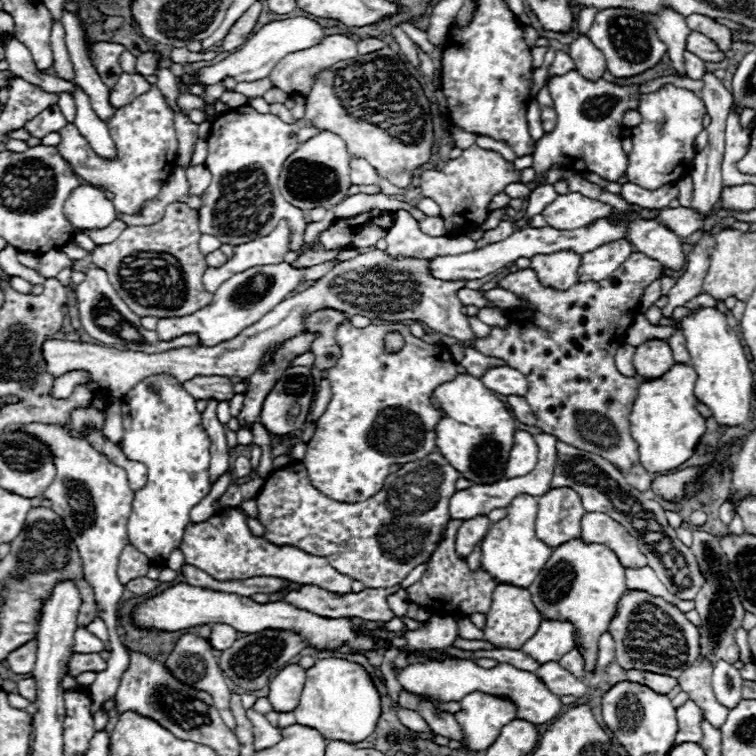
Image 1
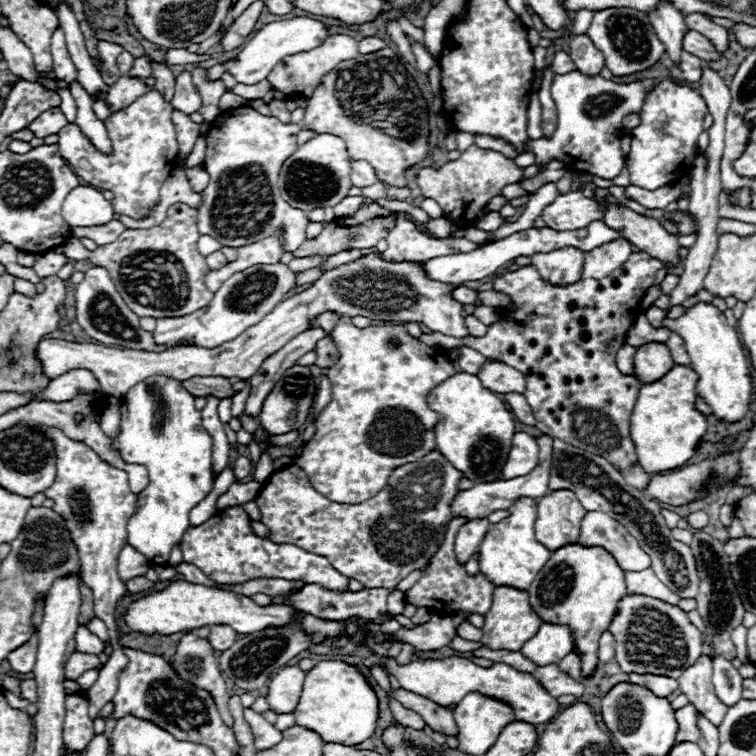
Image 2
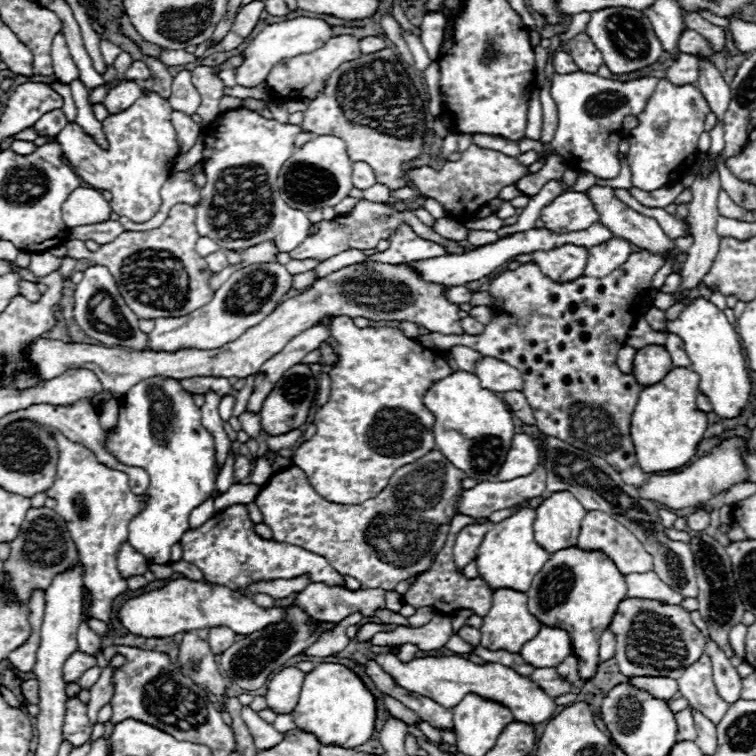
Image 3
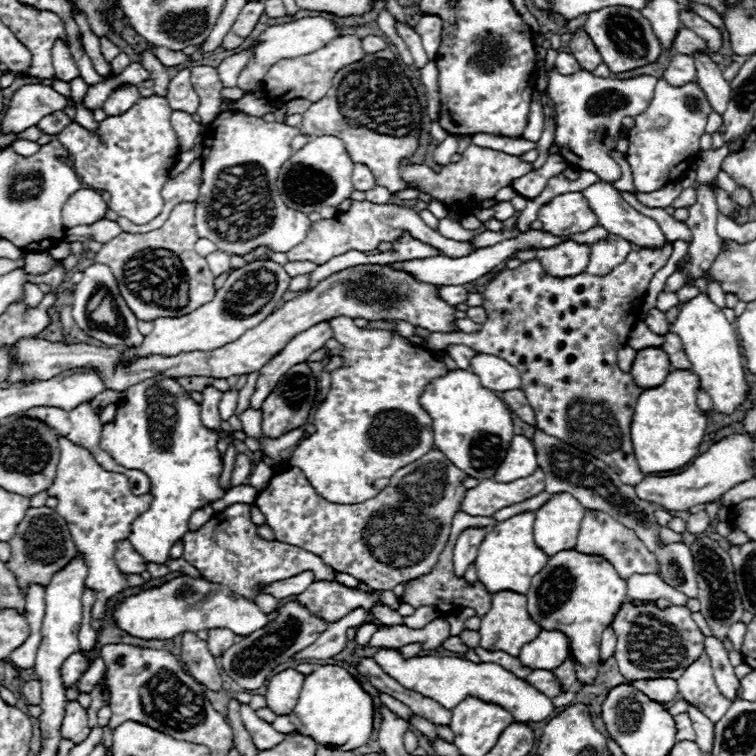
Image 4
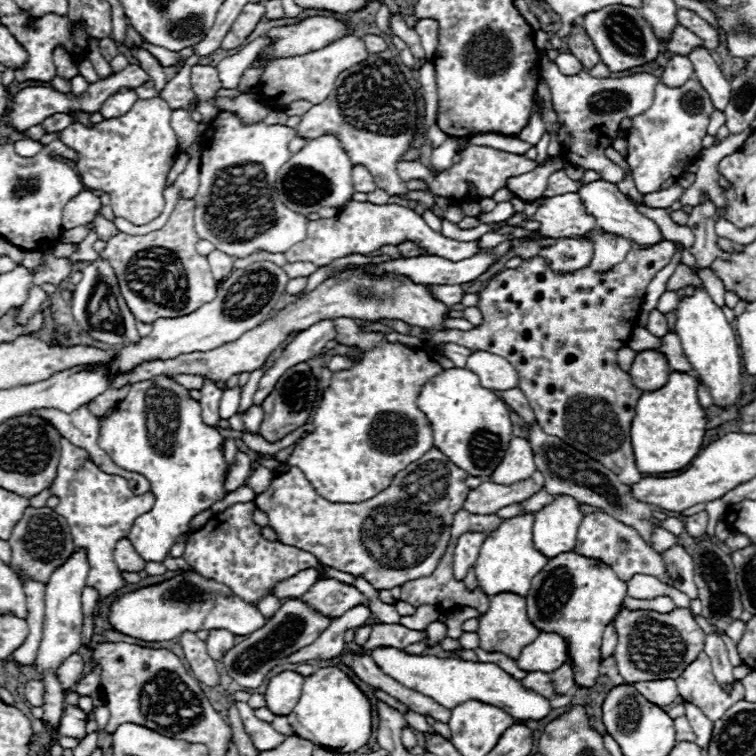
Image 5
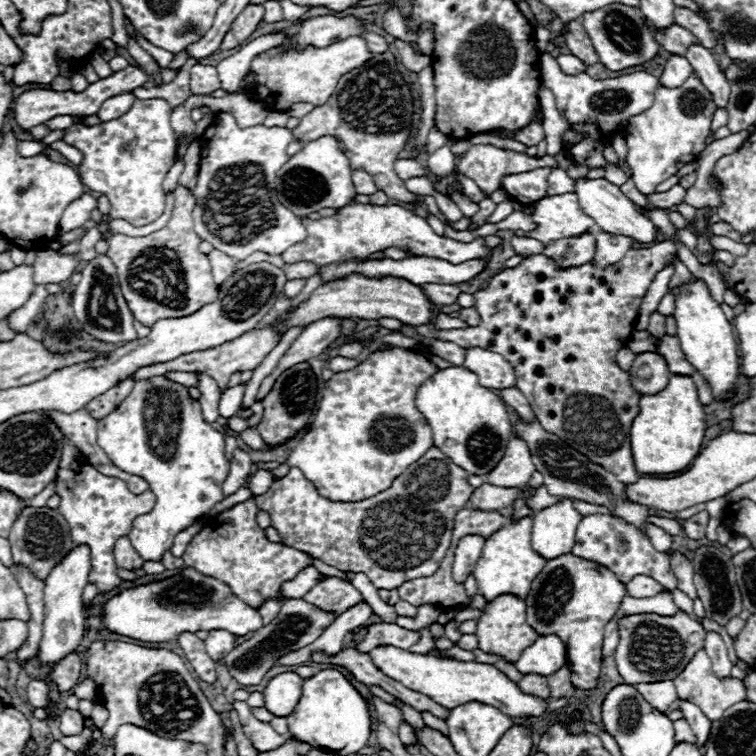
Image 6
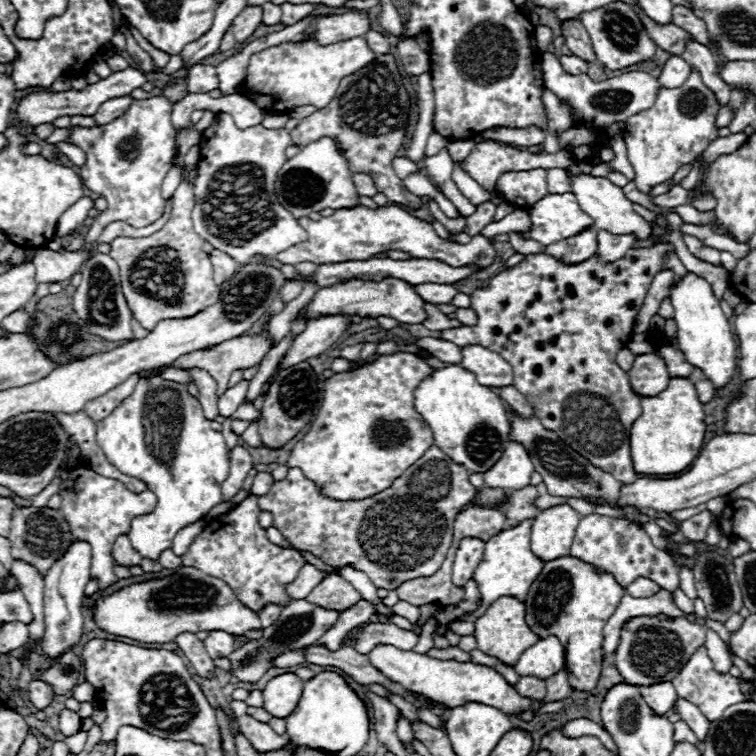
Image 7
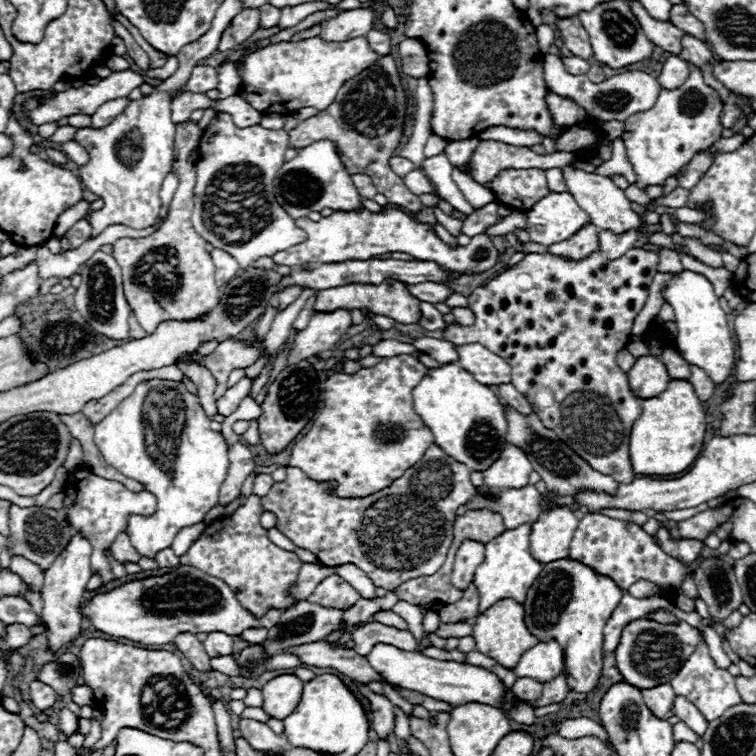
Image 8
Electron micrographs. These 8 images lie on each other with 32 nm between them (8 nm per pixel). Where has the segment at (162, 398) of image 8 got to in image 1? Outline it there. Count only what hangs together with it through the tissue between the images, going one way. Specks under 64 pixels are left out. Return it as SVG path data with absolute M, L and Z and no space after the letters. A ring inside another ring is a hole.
M154 374L144 382L138 382L138 386L134 386L122 402L122 418L124 454L132 460L144 462L148 468L148 480L144 488L134 492L132 514L128 518L128 542L138 550L144 550L144 554L148 554L154 562L164 562L172 550L180 548L186 524L190 520L190 510L210 492L210 438L200 426L196 400L170 374Z

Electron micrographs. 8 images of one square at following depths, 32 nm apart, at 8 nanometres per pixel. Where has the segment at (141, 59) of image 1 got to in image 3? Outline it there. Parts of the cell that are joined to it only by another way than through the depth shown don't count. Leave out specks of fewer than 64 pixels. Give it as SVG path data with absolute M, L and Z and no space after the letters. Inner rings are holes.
M136 60L136 62L132 62L132 66L126 70L126 74L124 74L124 78L132 78L132 80L146 80L146 78L150 78L150 68L144 64L144 60Z

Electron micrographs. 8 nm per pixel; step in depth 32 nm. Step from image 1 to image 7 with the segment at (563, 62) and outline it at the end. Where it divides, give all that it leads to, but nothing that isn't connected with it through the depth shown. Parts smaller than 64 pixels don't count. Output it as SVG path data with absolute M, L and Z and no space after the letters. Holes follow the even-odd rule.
M570 54L570 56L560 56L558 60L560 60L562 68L564 68L568 74L584 74L584 72L588 72L588 64L586 64L584 60L572 56L572 54Z

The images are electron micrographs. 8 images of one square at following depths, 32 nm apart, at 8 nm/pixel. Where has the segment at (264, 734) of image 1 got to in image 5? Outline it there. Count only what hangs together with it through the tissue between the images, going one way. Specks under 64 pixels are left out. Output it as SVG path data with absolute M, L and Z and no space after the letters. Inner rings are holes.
M236 702L238 710L240 710L240 718L244 722L244 728L248 730L248 736L252 738L252 744L264 752L264 750L272 750L276 748L280 742L284 742L284 734L276 732L268 722L262 722L254 716L254 710L246 704L246 702Z

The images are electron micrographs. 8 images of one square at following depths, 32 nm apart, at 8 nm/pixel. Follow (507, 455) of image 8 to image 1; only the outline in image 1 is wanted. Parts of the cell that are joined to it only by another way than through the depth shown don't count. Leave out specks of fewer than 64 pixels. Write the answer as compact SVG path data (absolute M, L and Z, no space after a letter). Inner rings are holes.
M516 430L512 454L510 454L508 466L504 470L506 478L518 478L518 476L532 472L536 462L538 462L538 446L536 446L532 434L528 434L524 430Z

